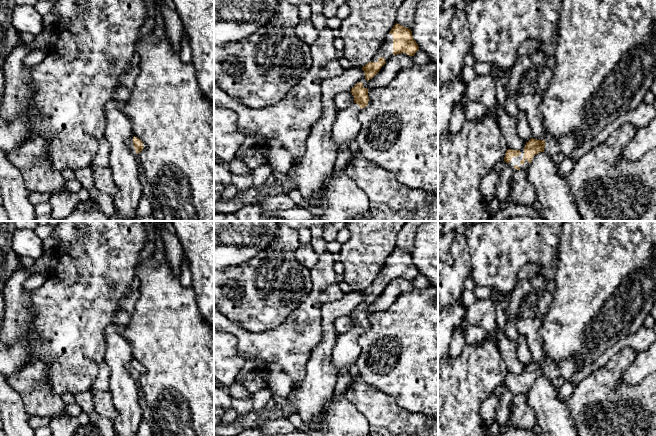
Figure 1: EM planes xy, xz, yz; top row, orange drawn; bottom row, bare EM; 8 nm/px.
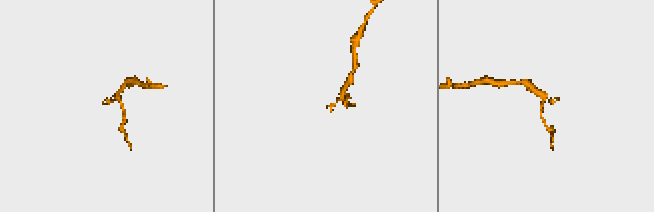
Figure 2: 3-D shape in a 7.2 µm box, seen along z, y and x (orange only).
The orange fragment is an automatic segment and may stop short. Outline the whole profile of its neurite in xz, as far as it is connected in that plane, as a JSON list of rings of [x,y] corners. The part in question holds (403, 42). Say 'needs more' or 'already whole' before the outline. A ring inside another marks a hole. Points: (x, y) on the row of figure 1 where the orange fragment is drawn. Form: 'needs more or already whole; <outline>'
needs more; [[[396,23],[372,60],[362,67],[363,75],[349,91],[354,97],[354,103],[347,109],[337,112],[332,127],[332,137],[338,150],[342,146],[350,146],[361,130],[358,115],[360,110],[369,104],[368,91],[370,88],[368,81],[383,69],[385,63],[393,55],[406,53],[409,56],[414,56],[418,50],[419,46],[413,39],[411,29]]]

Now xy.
needs more; [[[133,137],[133,139],[129,142],[129,151],[132,152],[133,154],[138,154],[140,153],[144,146],[143,146],[143,142],[137,138],[137,137]]]

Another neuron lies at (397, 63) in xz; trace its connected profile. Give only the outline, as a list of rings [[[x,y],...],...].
[[[406,53],[393,55],[372,79],[368,81],[369,88],[378,88],[389,84],[398,73],[414,65],[413,56]]]

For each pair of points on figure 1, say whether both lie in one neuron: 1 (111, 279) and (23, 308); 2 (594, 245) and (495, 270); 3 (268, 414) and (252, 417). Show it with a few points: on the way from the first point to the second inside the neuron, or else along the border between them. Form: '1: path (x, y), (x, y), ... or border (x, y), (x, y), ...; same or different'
1: border (31, 291), (32, 324), (27, 329); different
2: border (561, 232), (557, 249), (557, 265), (552, 278); different
3: path (264, 415), (256, 417); same

